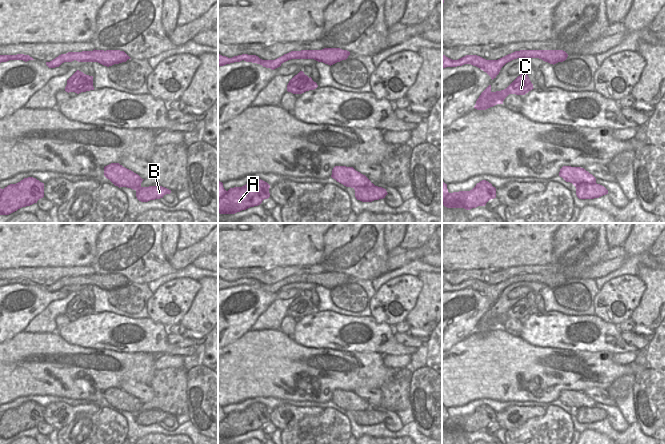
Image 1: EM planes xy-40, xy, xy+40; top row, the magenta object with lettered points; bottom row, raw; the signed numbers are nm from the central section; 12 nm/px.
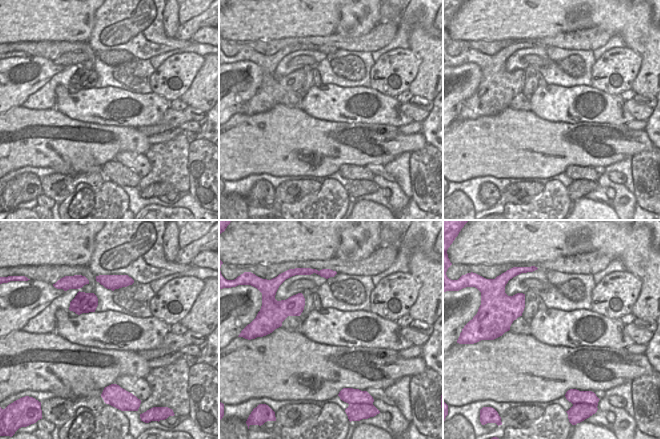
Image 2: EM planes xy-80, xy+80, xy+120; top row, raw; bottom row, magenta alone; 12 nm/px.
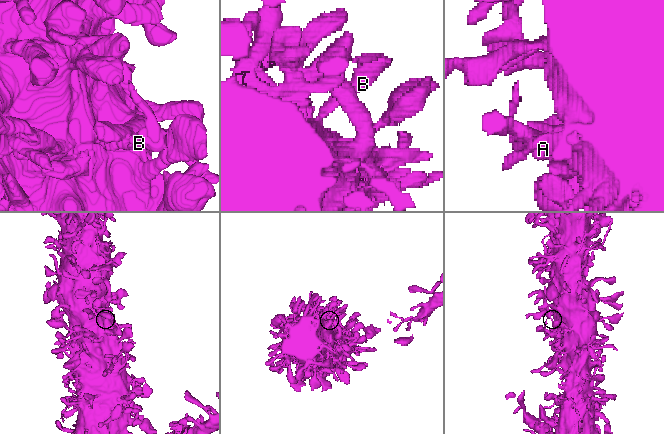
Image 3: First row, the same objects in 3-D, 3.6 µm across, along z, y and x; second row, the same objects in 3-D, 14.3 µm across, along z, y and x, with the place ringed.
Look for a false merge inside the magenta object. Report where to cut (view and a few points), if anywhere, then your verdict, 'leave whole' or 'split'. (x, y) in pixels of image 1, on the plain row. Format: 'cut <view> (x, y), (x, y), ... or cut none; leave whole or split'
cut none; leave whole

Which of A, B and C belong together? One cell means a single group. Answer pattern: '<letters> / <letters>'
A B C

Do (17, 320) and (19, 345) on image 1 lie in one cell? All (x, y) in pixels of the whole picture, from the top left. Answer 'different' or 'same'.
different

